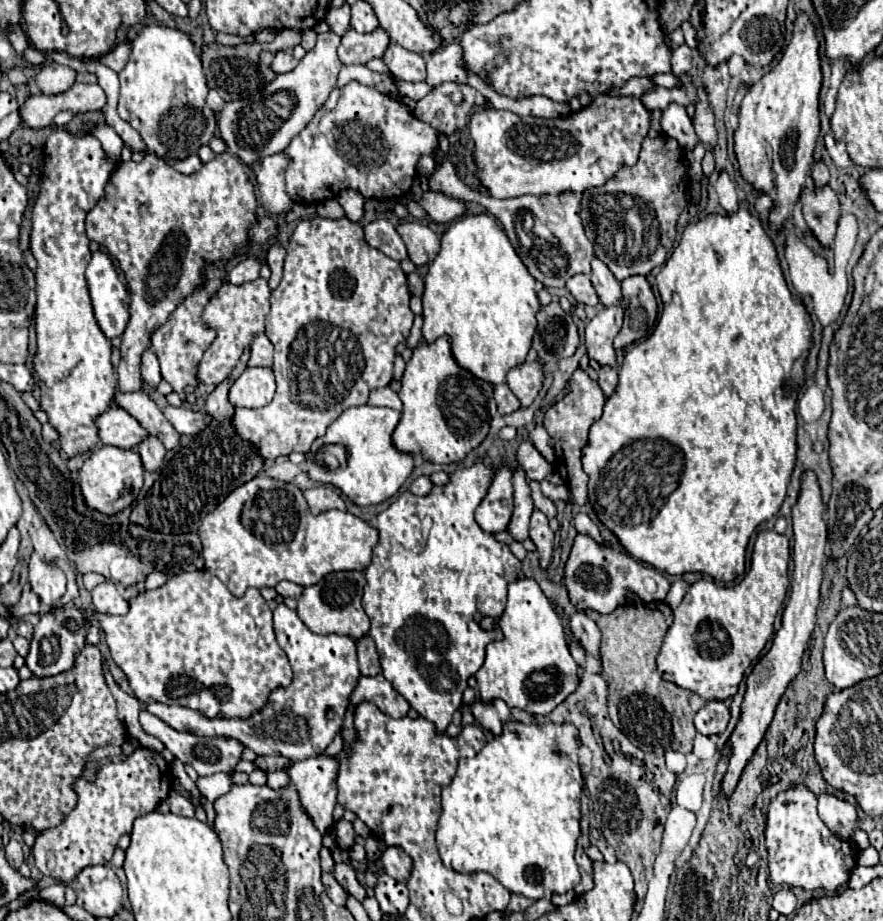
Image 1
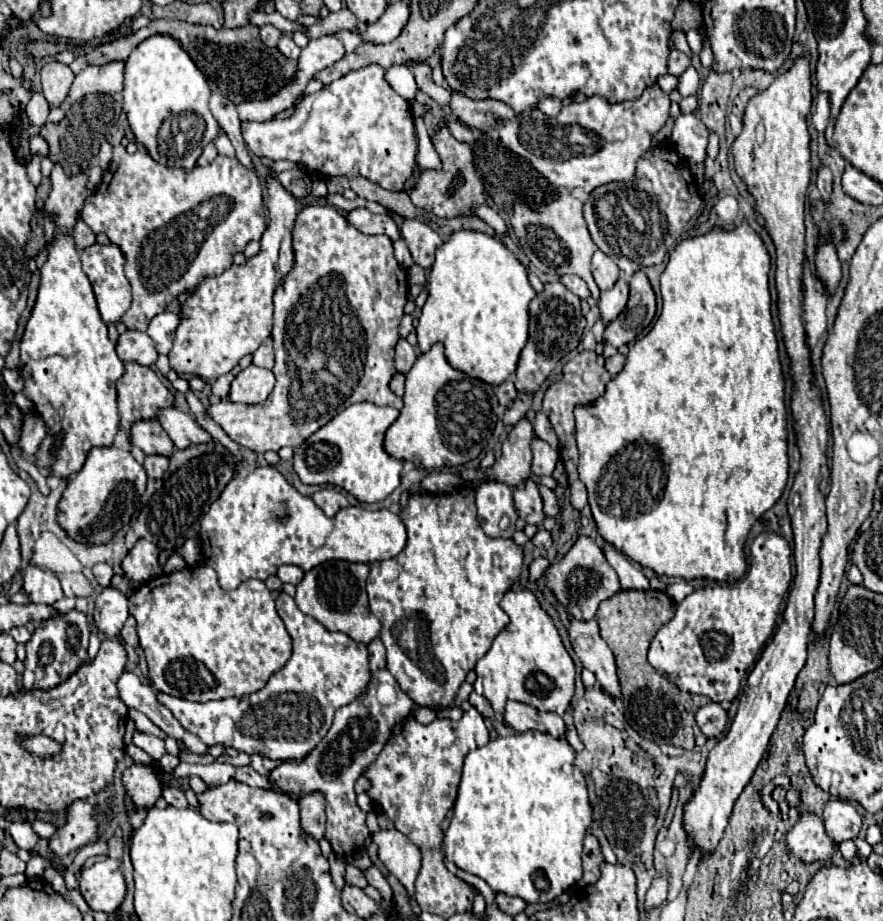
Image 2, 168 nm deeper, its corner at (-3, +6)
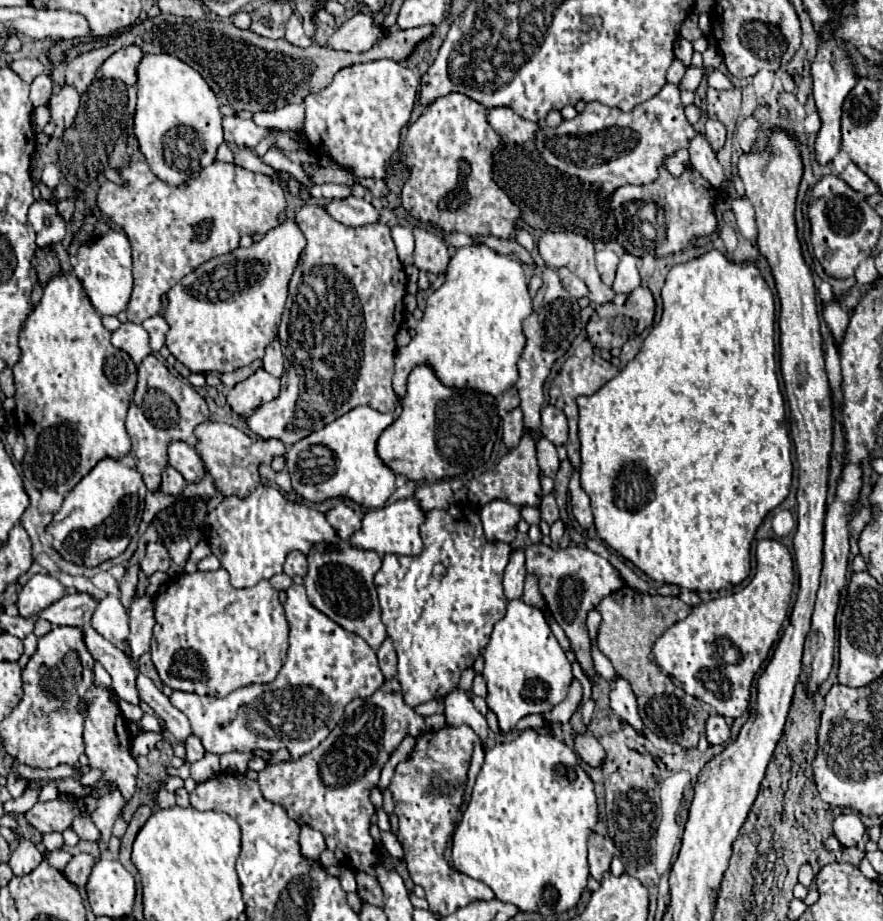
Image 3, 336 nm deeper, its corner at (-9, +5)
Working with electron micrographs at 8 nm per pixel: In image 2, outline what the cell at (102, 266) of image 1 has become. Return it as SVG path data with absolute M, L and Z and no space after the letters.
M95 243L81 251L81 263L83 263L83 273L89 277L89 281L93 285L95 299L97 299L99 313L101 313L103 321L117 323L131 305L131 285L123 273L125 257L123 257L121 249L117 249L117 245L113 245L113 243L109 243L109 245Z

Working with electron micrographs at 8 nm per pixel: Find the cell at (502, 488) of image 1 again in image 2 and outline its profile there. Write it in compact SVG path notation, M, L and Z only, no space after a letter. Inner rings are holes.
M497 481L483 483L475 491L475 503L477 503L477 521L489 537L513 537L517 511L513 507L511 489L505 483ZM503 517L509 519L509 529L505 531L499 529L499 521Z

